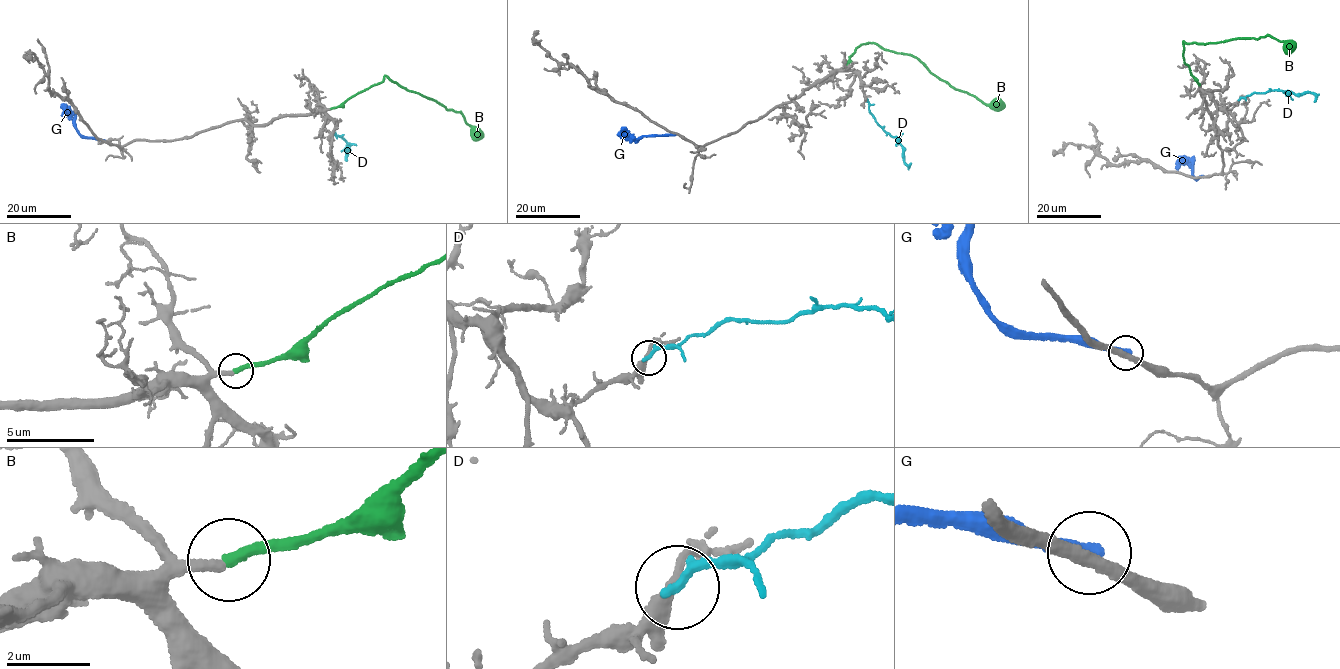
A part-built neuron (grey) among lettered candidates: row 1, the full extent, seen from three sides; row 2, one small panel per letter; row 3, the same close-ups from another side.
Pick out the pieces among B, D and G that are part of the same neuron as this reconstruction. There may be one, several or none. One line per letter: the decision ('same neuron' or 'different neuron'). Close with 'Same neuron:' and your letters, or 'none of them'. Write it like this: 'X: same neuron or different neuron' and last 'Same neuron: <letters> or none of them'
B: same neuron
D: different neuron
G: different neuron
Same neuron: B

